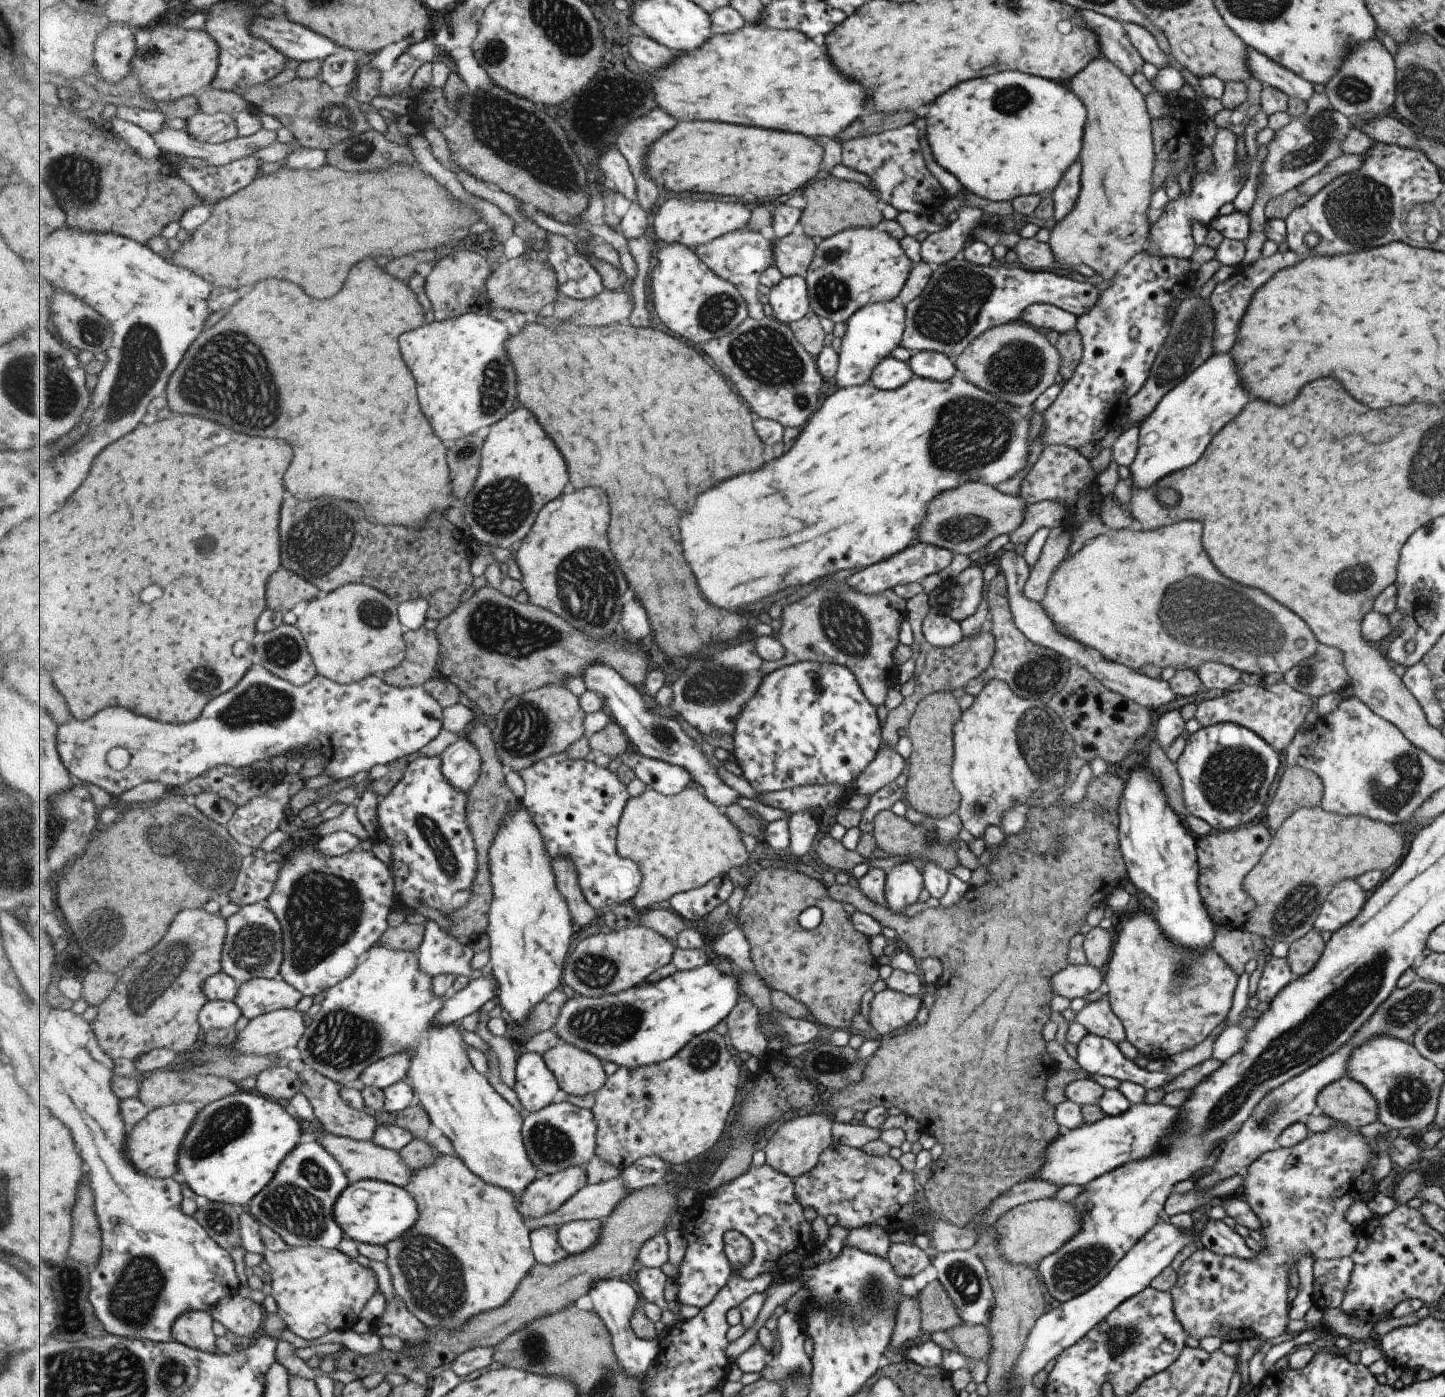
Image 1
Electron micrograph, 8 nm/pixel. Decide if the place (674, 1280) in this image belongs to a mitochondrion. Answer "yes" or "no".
no

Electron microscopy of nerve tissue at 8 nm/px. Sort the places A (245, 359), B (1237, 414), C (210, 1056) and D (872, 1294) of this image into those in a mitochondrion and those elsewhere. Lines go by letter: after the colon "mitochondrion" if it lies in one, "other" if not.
A: mitochondrion
B: other
C: other
D: mitochondrion

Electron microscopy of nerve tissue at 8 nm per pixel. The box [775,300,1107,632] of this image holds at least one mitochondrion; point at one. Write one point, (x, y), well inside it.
(961, 424)

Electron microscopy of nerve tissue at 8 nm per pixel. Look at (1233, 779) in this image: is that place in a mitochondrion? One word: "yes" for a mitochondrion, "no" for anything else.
yes

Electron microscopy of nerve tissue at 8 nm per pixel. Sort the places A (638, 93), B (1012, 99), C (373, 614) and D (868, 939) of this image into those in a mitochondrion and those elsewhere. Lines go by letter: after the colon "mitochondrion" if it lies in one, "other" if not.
A: mitochondrion
B: mitochondrion
C: mitochondrion
D: other

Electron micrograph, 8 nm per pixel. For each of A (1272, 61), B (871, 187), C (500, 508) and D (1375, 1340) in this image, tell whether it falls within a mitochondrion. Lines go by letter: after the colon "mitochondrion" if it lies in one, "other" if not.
A: other
B: other
C: mitochondrion
D: other

